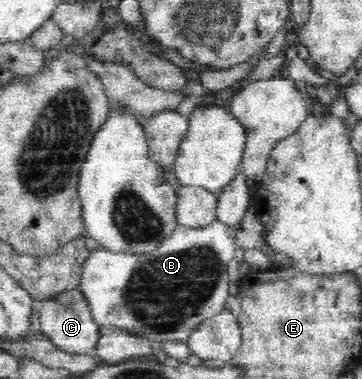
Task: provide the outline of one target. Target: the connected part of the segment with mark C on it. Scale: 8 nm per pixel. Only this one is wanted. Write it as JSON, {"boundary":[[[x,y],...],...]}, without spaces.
{"boundary":[[[81,289],[65,290],[54,299],[47,299],[38,305],[40,330],[62,351],[69,354],[87,354],[96,348],[101,338],[99,323],[91,312],[87,297]]]}

